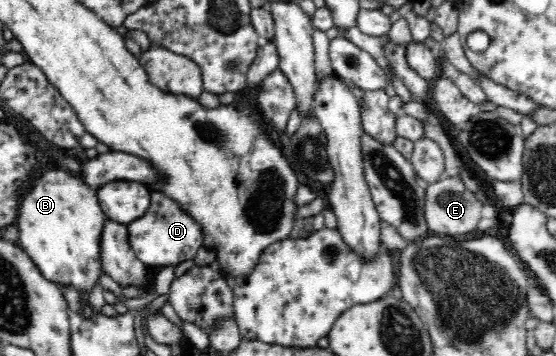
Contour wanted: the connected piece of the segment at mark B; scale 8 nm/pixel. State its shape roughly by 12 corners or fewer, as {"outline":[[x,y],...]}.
{"outline":[[56,167],[19,203],[44,277],[89,292],[102,271],[96,191]]}

